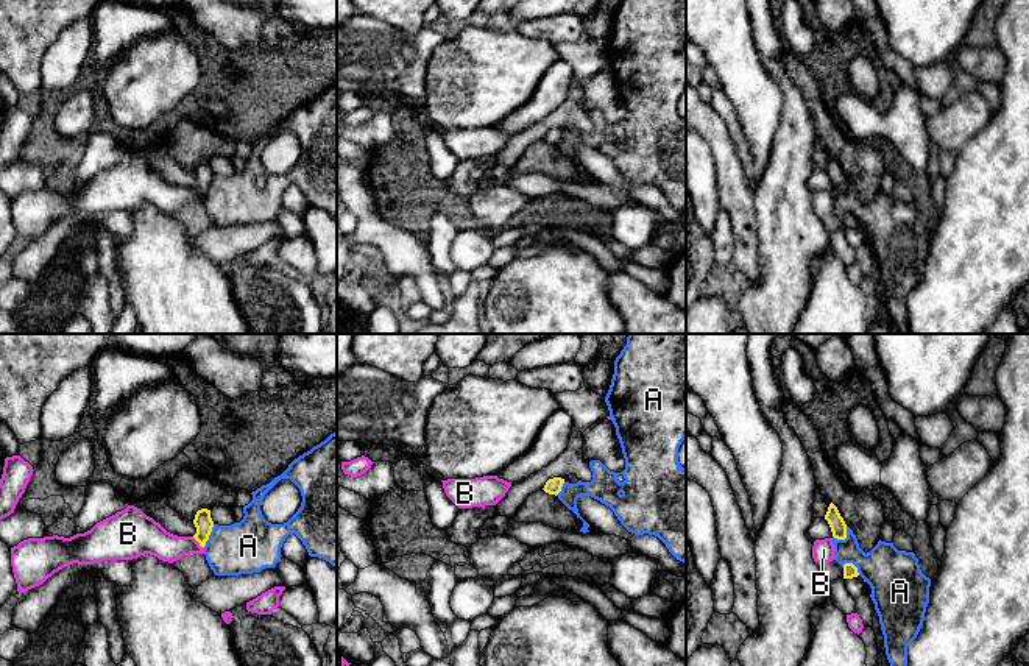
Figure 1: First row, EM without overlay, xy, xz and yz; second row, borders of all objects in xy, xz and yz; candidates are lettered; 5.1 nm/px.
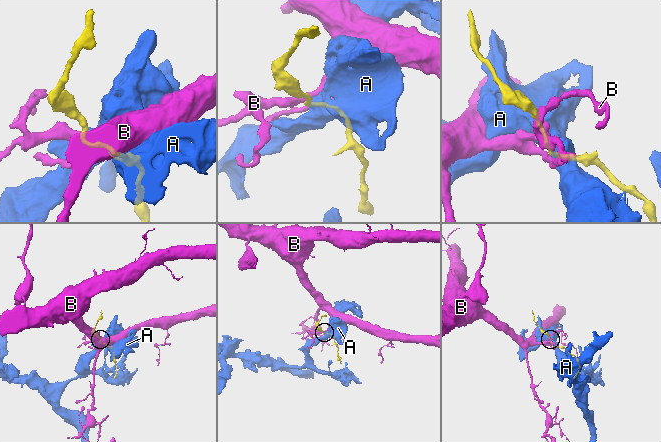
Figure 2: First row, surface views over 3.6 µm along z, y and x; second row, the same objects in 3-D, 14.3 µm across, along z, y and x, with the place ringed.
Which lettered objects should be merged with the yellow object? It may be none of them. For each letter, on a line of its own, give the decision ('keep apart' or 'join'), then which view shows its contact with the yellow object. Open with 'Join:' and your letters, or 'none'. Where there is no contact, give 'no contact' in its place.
Join: none
A: keep apart | yz
B: keep apart | xy

